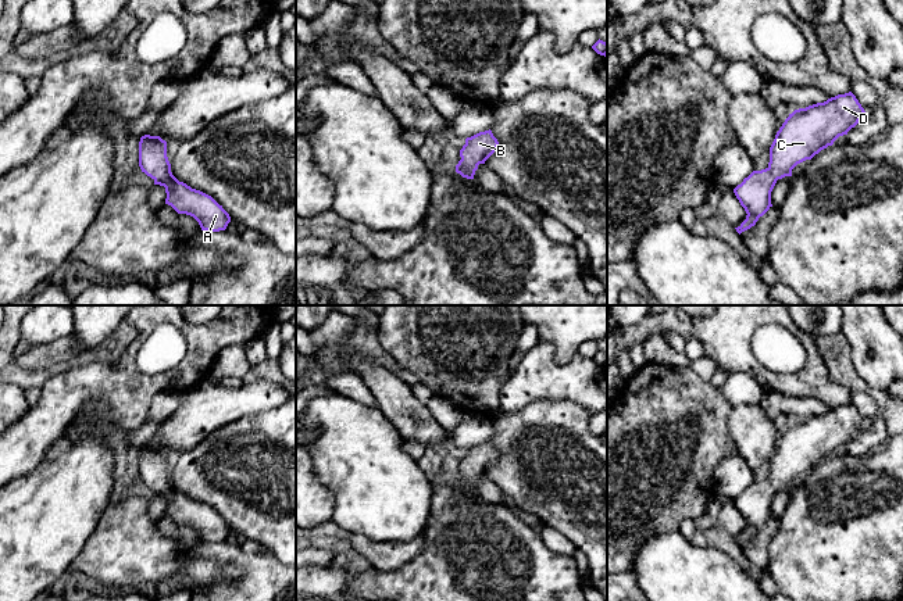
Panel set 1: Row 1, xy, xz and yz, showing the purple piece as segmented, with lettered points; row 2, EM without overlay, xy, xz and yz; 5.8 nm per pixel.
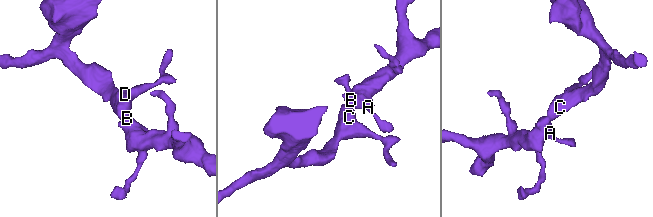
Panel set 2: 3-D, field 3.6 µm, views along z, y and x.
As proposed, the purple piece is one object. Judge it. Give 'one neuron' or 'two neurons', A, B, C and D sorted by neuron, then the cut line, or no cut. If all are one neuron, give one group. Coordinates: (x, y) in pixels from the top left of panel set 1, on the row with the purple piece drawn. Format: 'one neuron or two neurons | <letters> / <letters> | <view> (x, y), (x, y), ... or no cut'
one neuron | A B C D | no cut

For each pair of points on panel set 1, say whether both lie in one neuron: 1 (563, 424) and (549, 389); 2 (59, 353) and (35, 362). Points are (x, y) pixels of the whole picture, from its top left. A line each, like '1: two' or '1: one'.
1: two
2: one

